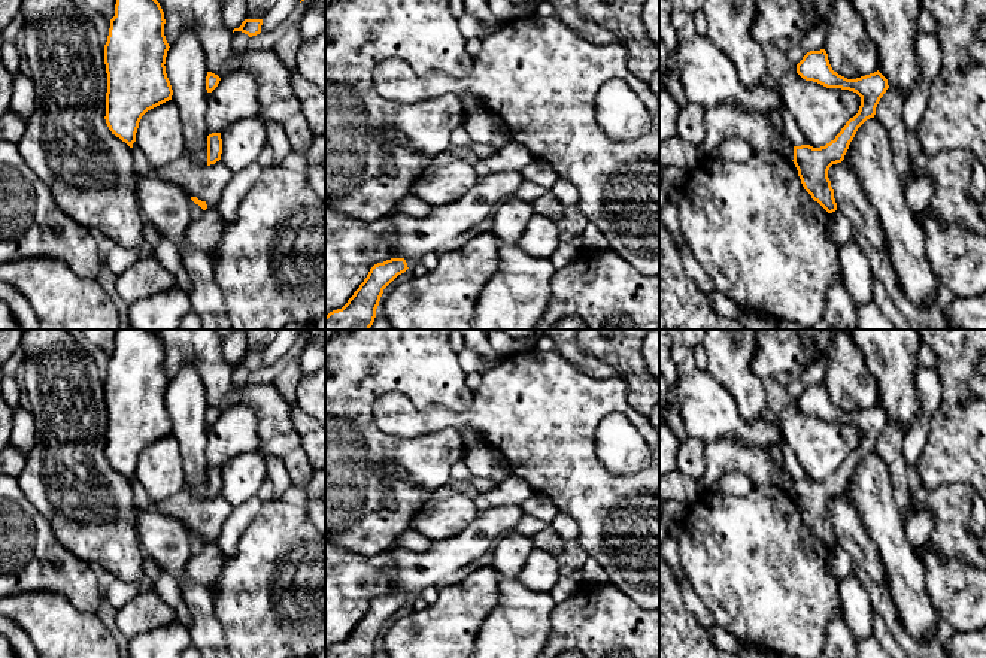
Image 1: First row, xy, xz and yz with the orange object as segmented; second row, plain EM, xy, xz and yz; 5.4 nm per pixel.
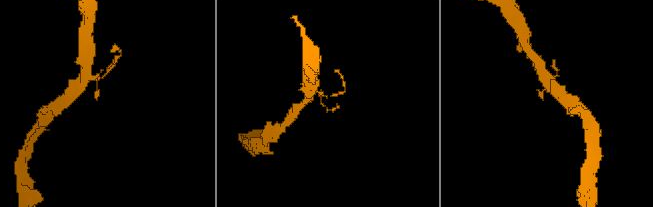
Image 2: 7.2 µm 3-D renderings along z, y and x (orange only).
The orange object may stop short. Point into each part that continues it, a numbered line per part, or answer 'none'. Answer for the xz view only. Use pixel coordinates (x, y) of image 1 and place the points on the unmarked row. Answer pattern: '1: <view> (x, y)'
none

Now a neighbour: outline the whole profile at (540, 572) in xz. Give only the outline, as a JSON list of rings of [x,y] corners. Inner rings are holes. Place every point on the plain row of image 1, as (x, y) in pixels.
[[[534,548],[518,576],[518,580],[538,592],[550,592],[562,571],[558,565],[556,555]]]

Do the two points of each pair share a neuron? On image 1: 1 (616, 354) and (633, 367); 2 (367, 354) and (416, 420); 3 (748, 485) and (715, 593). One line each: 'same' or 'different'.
1: same
2: different
3: different

